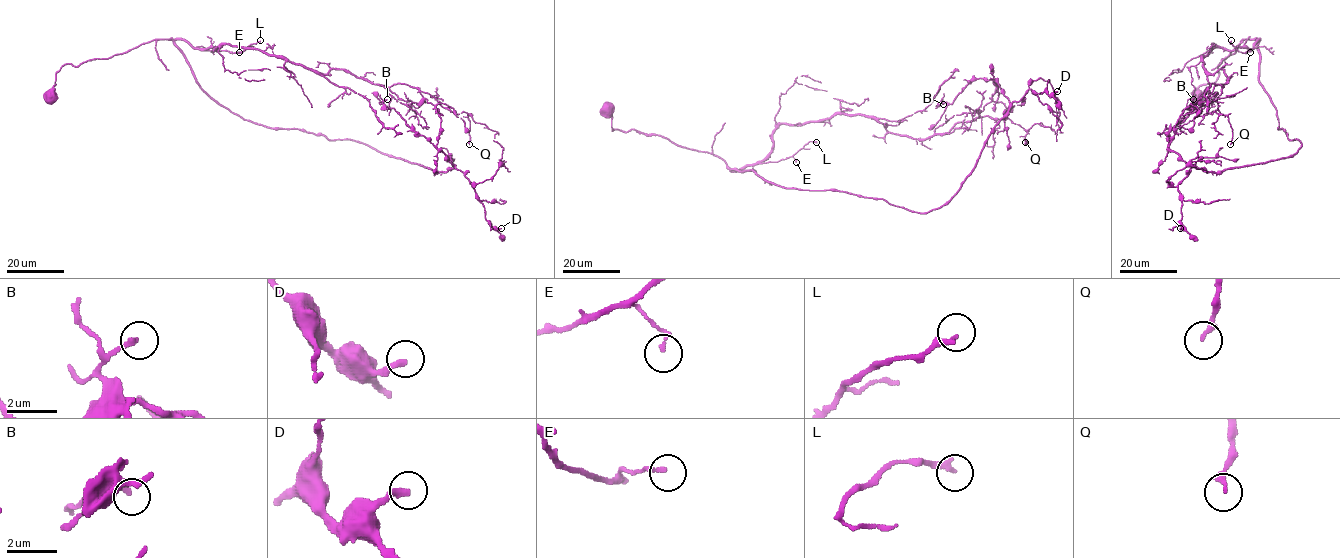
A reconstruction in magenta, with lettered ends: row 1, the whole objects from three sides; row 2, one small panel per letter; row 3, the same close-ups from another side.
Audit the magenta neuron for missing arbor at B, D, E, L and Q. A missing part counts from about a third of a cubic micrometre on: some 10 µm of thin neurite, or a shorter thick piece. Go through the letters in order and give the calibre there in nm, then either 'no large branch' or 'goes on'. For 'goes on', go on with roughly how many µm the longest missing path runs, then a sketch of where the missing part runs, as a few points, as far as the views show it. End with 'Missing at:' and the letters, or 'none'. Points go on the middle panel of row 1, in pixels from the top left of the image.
B: 220 nm | no large branch
D: 280 nm | no large branch
E: 170 nm | no large branch
L: 240 nm | no large branch
Q: 240 nm | no large branch
Missing at: none

